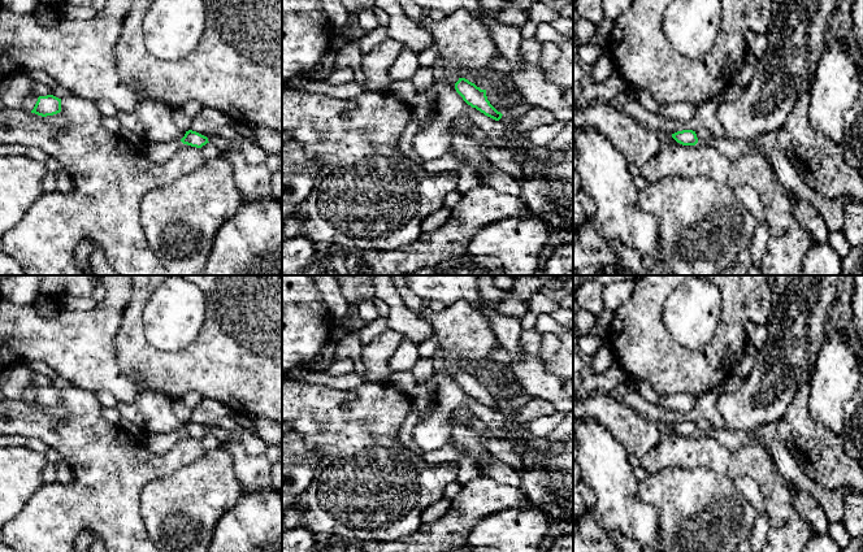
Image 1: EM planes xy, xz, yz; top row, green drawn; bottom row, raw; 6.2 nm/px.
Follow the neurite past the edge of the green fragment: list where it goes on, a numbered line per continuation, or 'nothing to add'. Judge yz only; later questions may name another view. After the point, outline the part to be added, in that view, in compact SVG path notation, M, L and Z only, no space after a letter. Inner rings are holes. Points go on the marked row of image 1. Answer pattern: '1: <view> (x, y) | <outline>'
nothing to add

